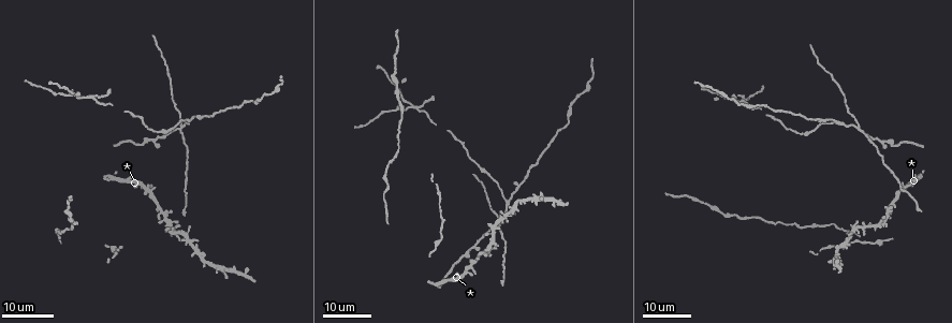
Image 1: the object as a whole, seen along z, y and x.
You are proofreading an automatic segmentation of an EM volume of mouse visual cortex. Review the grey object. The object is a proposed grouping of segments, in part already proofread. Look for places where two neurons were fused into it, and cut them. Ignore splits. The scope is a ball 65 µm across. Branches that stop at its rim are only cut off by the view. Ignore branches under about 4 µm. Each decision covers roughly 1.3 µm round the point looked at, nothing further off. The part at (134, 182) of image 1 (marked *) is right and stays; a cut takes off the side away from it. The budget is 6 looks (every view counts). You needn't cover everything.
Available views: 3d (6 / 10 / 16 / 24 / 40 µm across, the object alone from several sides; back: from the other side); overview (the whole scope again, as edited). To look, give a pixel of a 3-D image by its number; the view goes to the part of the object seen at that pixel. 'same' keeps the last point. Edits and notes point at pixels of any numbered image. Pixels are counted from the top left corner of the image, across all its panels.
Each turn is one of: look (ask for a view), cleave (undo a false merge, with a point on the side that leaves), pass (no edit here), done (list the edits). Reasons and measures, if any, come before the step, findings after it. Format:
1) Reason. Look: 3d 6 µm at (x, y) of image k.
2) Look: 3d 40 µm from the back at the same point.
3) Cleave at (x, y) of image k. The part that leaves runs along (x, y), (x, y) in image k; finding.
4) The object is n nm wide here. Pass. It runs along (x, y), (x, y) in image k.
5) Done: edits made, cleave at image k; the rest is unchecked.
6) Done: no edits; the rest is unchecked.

Two arms in line, one across. Look: 3d 24 µm at (188, 121) of image 1.

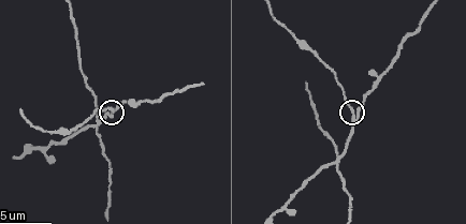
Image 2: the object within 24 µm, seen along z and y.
Look: 3d 6 µm at (352, 109) of image 2.

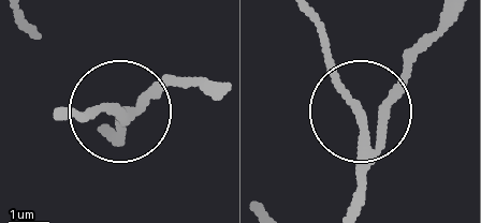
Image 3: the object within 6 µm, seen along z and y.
3 arms meet here. Pass. Continuous, no second neuron.

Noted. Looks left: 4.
A fork. Look: 3d 16 µm at (164, 215) of image 1.

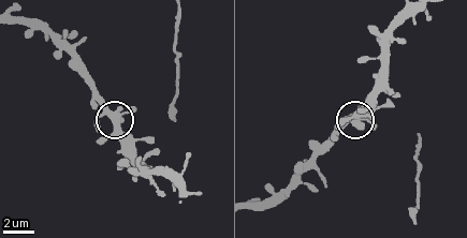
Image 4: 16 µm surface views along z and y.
Look: 3d 6 µm at (120, 115) of image 4.

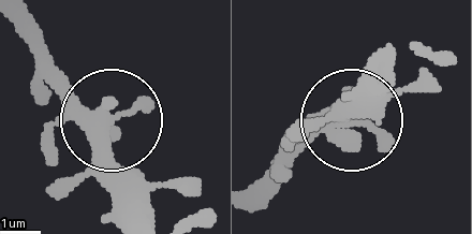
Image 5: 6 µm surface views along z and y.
Pass. It runs along (13, 23), (85, 105), (112, 119), (105, 177), (116, 218) in image 5; all the same neuron.

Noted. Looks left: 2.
Arms run side by side. Look: 3d 6 µm at (333, 161) of image 2.

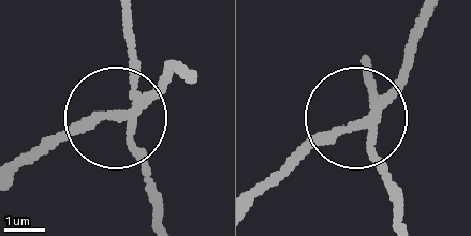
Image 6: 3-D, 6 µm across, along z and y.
The object is 210 nm wide here. Cleave at (129, 50) of image 6. The part that leaves runs along (136, 101), (127, 23) in image 6; two neurons meet here.

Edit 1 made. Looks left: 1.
Done: edits made, cleave at image 6; the rest is unchecked.

